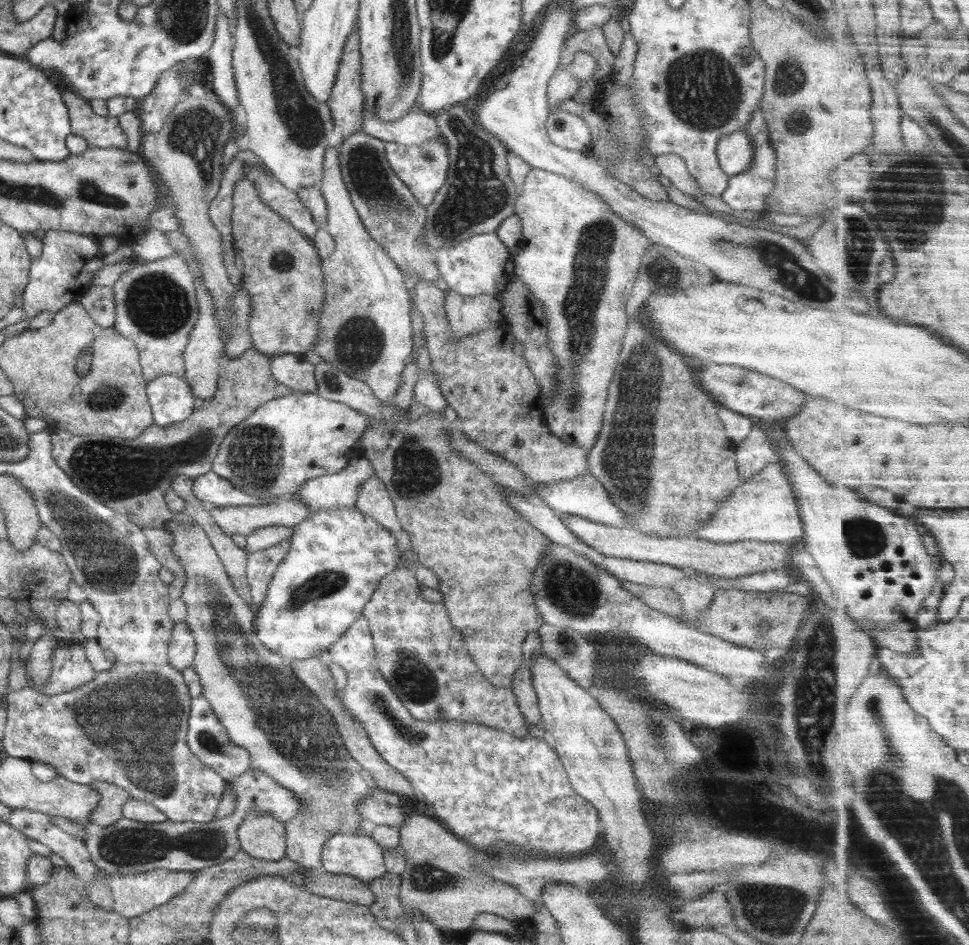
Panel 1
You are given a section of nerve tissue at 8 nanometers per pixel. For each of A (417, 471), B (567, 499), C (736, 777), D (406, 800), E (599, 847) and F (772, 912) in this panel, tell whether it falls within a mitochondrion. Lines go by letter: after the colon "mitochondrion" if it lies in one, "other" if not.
A: mitochondrion
B: other
C: other
D: other
E: other
F: mitochondrion

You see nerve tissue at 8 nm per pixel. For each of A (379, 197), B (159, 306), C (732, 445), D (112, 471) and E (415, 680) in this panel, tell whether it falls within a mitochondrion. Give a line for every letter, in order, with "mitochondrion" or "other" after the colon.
A: mitochondrion
B: mitochondrion
C: other
D: mitochondrion
E: mitochondrion

